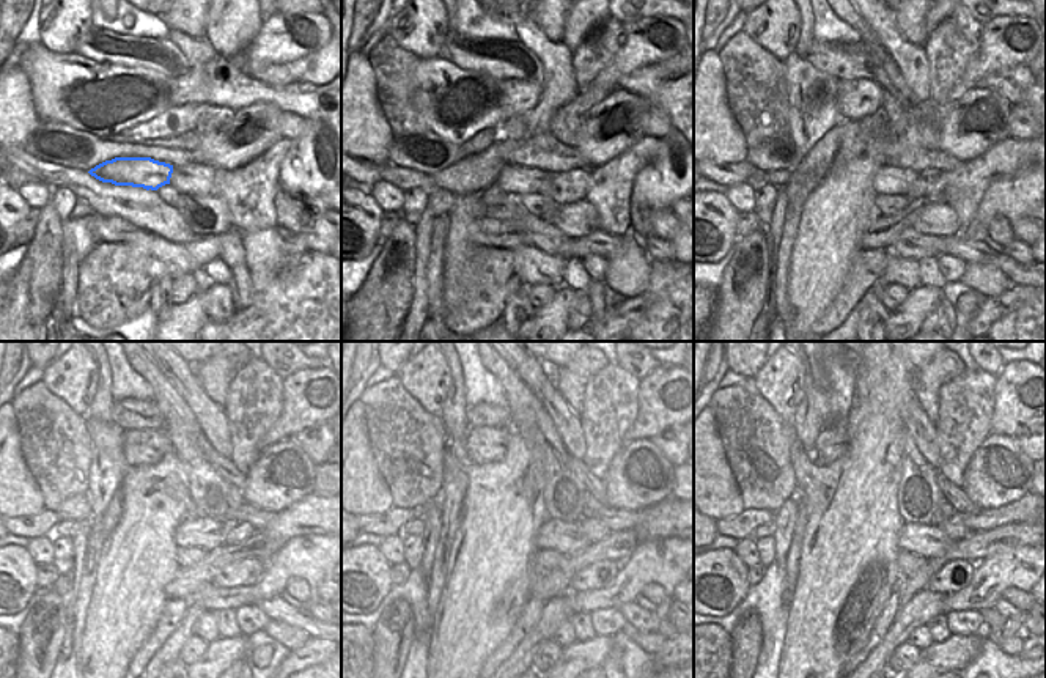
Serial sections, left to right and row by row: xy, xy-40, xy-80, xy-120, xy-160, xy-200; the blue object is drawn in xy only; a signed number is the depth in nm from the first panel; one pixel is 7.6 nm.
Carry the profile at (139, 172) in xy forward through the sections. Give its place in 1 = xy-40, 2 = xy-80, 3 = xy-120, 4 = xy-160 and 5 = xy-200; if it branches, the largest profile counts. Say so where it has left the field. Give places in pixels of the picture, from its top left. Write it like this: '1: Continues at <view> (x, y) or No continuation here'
1: Continues at xy-40 (527, 178)
2: Continues at xy-80 (889, 180)
3: Continues at xy-120 (206, 534)
4: Continues at xy-160 (563, 537)
5: Continues at xy-200 (930, 540)

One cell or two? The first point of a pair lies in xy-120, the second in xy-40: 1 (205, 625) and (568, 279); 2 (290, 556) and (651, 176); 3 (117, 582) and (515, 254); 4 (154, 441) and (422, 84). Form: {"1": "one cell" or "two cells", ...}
{"1": "two cells", "2": "one cell", "3": "two cells", "4": "two cells"}

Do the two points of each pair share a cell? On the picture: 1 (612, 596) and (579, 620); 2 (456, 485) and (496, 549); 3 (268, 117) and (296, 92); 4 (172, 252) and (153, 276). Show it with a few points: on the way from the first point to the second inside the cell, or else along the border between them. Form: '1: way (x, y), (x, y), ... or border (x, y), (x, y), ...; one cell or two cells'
1: border (589, 612), (578, 611), (574, 614); two cells
2: border (472, 464), (466, 467), (466, 493), (455, 532); two cells
3: border (239, 107), (274, 104), (283, 110); two cells
4: border (140, 269), (175, 261), (184, 272); two cells

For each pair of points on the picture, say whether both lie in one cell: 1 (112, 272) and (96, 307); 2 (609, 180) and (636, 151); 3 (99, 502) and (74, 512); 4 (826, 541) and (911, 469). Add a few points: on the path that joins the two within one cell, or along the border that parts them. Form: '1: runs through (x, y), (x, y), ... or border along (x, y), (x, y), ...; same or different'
1: runs through (112, 280), (112, 290), (104, 299); same
2: runs through (615, 173), (631, 158); same
3: border along (87, 493), (90, 519); different
4: border along (906, 441), (897, 491), (897, 508), (902, 515); different

